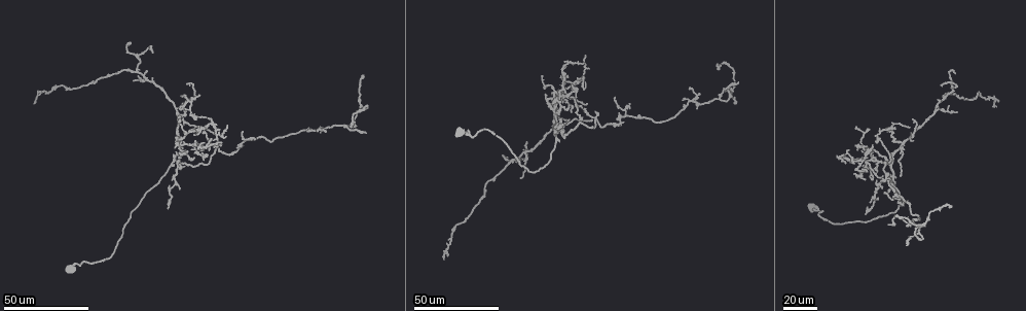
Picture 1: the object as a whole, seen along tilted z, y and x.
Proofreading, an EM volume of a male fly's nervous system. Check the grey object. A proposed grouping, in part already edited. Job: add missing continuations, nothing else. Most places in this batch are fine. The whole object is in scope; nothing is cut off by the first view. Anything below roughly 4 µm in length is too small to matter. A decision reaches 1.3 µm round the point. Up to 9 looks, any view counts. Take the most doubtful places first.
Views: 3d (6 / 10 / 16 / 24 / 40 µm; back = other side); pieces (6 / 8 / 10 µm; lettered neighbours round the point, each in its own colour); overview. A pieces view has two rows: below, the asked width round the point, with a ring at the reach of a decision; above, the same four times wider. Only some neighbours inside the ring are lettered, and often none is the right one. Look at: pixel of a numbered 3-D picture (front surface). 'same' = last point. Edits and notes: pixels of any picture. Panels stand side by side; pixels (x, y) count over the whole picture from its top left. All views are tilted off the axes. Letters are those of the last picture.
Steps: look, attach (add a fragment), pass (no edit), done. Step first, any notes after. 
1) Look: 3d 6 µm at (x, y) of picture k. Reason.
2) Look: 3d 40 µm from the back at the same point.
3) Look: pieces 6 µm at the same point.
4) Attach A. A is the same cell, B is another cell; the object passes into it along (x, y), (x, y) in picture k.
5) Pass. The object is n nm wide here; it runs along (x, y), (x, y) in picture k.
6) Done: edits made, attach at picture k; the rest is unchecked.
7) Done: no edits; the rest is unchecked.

Look: 3d 24 µm at (351, 126) of picture 1. End of a long branch.

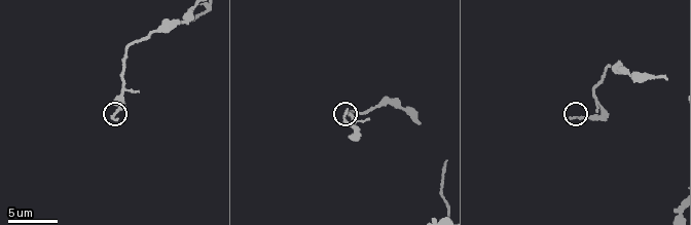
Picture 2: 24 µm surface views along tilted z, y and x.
Look: pieces 6 µm at (570, 116) of picture 2. See the neighbours.

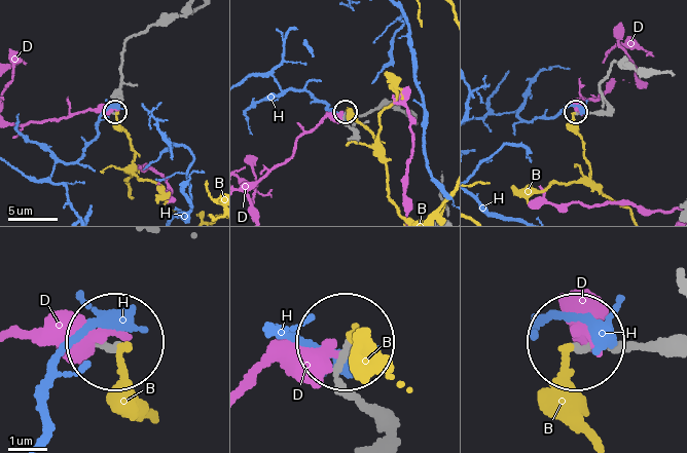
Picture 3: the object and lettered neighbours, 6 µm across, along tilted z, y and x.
Pass. B, D and H are other cells; it runs along (371, 404), (339, 379), (341, 344) in picture 3; none of them fits.

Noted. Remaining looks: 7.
Look: 3d 40 µm at (901, 174) of picture 1. End of a long branch.

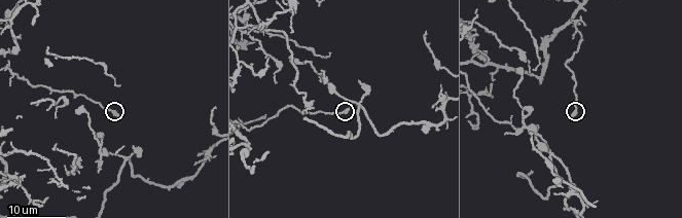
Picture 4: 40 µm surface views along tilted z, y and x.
Look: pieces 10 µm at (118, 112) of picture 4. What lies round it.

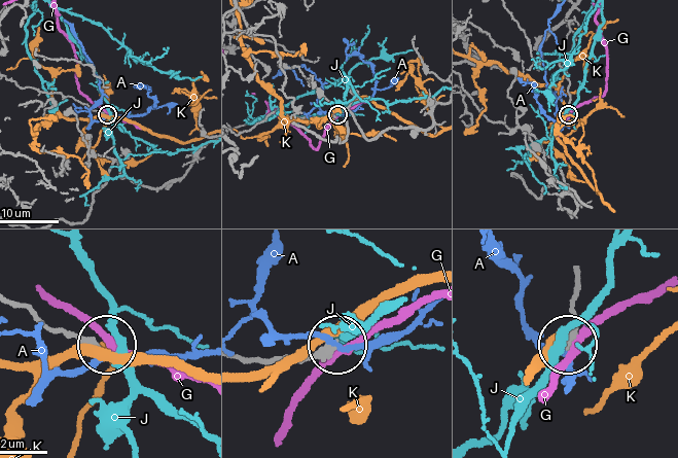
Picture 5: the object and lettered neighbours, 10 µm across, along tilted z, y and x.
Pass. The object is 230 nm wide here; A, G, J and K are other cells; it runs along (15, 81), (22, 86), (71, 96), (105, 114) in picture 5; no lettered fragment goes on from it.

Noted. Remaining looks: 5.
Look: 3d 16 µm at (528, 132) of picture 4. Long arm stops here.

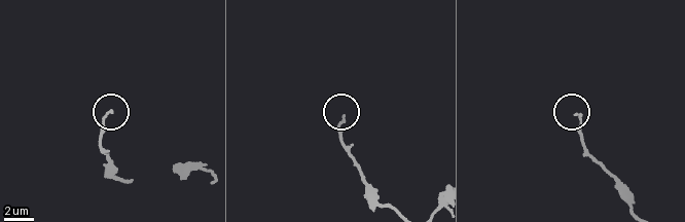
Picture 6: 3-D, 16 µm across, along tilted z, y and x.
Look: pieces 8 µm at (342, 114) of picture 6. See the neighbours.

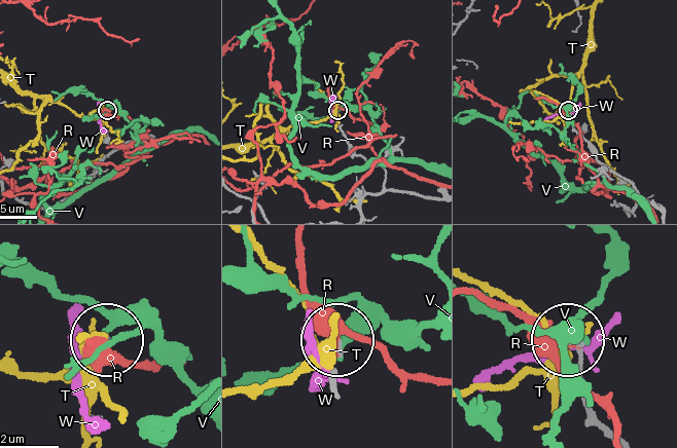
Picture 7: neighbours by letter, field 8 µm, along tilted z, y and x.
Pass. R, T, V and W are other cells; none of them fits.

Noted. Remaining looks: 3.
Look: 3d 24 µm at (525, 110) of picture 4. Branch stops here.

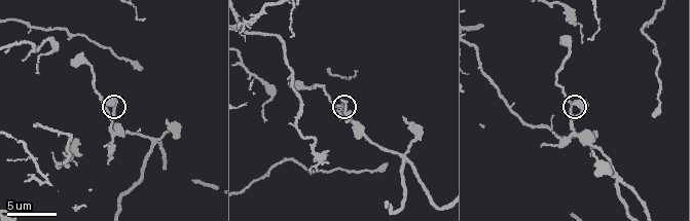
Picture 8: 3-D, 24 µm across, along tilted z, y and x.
Look: pieces 10 µm at (572, 102) of picture 8.

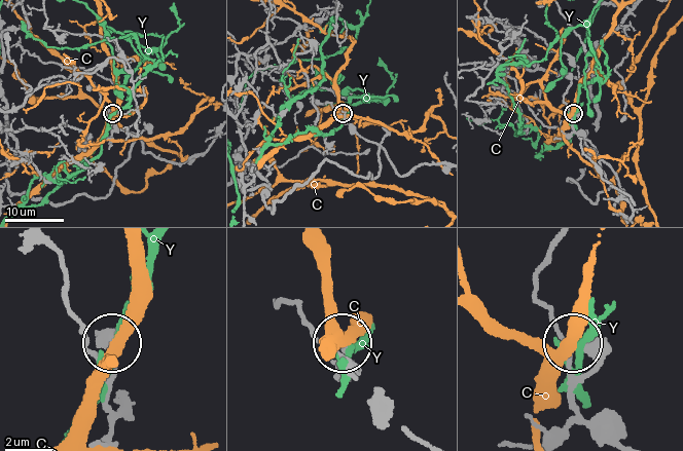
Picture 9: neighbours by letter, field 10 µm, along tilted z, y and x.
Pass. C and Y are other cells; no lettered fragment goes on from it.

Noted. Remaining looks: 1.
Done: no edits; the rest is unchecked.

